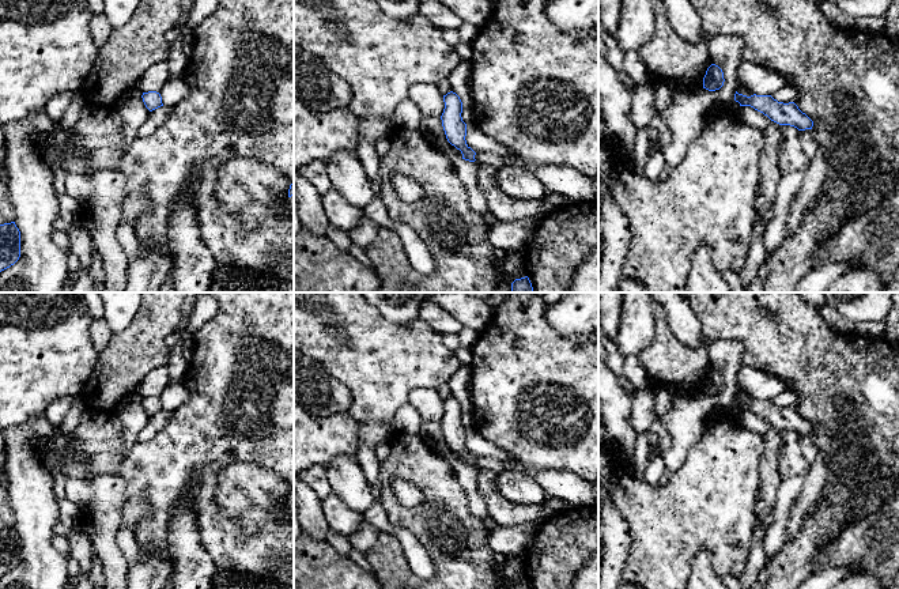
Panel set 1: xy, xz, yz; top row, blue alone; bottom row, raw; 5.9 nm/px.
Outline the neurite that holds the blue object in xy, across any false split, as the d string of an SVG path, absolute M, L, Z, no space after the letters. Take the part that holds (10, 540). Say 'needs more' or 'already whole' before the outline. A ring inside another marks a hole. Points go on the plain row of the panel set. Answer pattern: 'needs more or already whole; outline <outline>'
already whole; outline M15 526L0 529L0 577L20 562L20 536Z

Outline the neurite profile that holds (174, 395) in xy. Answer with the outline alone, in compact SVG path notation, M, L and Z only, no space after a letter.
M184 382L170 384L159 396L163 411L174 412L181 404L190 397L189 389Z

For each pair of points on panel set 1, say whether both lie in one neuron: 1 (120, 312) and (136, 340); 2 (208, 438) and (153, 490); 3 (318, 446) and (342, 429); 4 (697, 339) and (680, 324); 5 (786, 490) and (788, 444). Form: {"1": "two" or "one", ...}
{"1": "two", "2": "one", "3": "one", "4": "one", "5": "two"}

